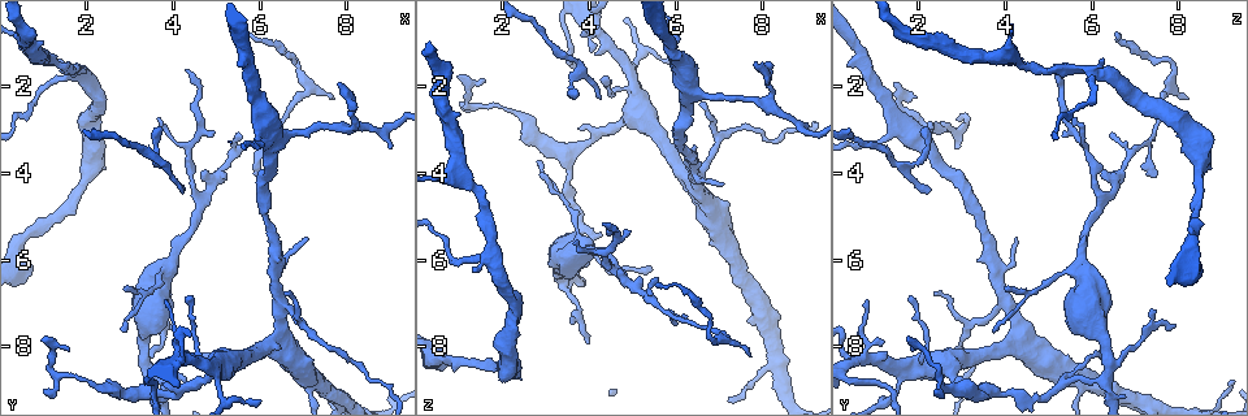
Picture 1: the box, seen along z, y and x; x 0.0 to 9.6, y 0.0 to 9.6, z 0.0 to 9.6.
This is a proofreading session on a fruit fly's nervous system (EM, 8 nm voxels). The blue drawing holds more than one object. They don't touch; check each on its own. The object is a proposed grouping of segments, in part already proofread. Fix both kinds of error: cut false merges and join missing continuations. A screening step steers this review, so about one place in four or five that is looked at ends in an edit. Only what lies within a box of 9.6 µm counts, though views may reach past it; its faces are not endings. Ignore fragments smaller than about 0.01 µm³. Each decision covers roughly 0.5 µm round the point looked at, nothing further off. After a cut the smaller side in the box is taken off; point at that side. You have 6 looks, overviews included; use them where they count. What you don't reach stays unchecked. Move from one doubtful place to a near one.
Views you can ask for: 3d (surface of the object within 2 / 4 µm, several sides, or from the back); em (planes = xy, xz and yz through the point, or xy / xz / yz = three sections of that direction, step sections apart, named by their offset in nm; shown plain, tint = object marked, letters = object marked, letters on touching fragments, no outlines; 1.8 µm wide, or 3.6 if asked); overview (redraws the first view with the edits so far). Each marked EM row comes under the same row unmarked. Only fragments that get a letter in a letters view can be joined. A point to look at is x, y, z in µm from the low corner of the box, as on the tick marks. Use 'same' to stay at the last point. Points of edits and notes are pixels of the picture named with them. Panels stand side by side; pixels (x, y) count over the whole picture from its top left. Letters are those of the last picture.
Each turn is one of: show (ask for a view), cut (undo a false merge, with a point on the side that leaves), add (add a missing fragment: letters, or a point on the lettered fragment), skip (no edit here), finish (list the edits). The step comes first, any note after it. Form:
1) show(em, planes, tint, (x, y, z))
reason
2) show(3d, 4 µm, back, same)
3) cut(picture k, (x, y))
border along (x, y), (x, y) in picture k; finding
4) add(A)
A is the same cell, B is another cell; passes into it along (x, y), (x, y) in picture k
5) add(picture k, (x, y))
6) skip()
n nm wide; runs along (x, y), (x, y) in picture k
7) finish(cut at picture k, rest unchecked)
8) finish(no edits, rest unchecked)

show(3d, 4 µm, (1.35, 1.35, 6.25))
branch stops here

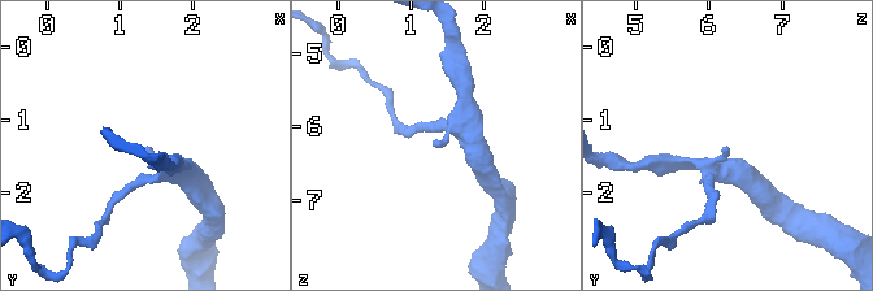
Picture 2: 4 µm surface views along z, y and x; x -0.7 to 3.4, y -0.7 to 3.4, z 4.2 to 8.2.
show(em, planes, letters, (1.35, 1.35, 6.25))

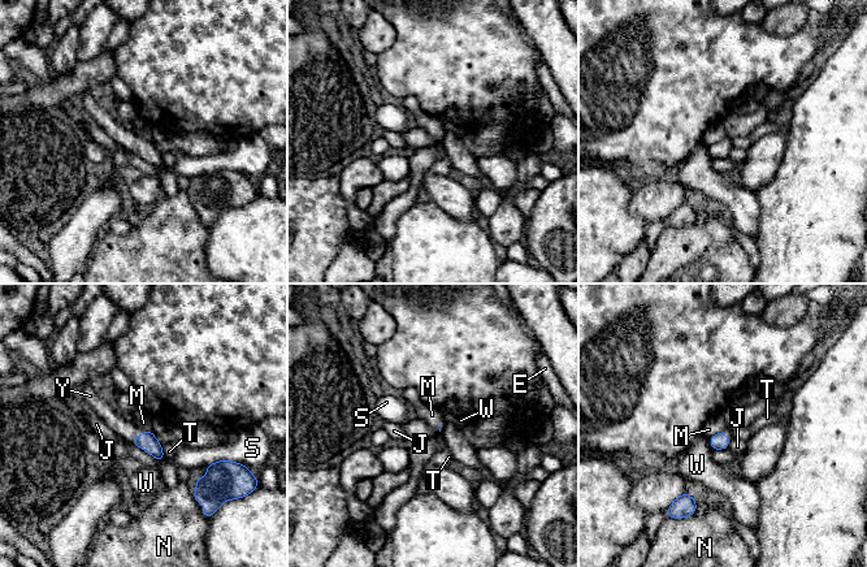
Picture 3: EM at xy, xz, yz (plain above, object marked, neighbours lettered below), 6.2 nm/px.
add(Y)
S touches over 220 nm; Y is the same cell, E, J, M, N, S, T and W are other cells; passes into it along (147, 441), (138, 435), (125, 429) in picture 3; it goes on there

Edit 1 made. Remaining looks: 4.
show(3d, 4 µm, (3.35, 8.35, 6.40))
thin arm on a thick one

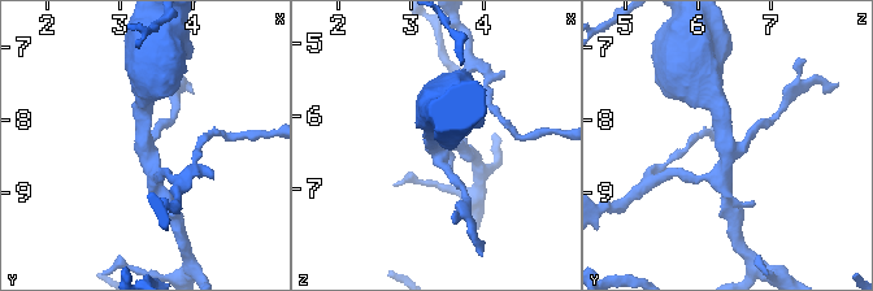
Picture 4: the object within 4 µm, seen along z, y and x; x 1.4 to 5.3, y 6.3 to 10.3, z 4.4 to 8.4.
show(em, planes, letters, (3.35, 8.35, 6.40))
4 arms

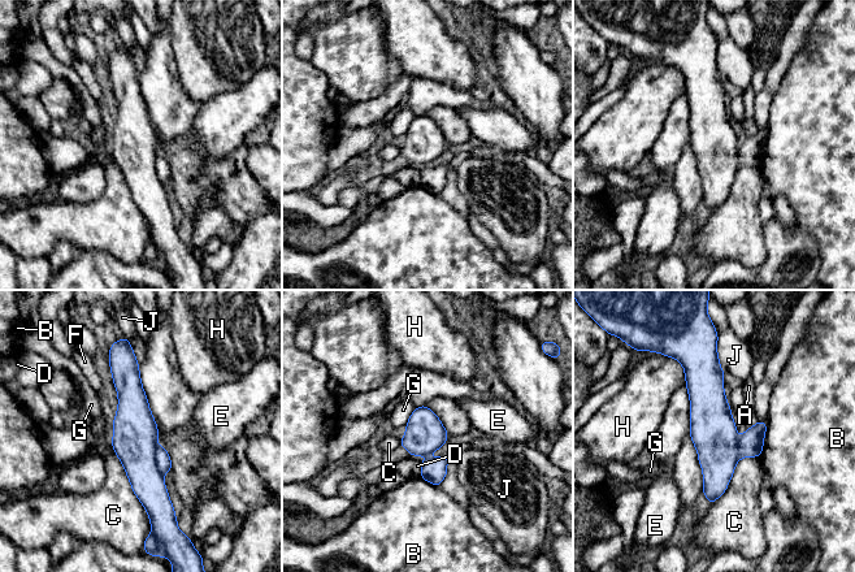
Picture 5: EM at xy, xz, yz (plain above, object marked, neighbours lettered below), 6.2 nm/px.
cut(picture 5, (135, 432))
240 nm wide; A, B, C, D, E, F, G, H and J are other cells; border along (156, 446), (155, 463), (163, 473) in picture 5; two neurons meet here

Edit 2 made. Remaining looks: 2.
finish(add at picture 3, cut at picture 5, rest unchecked)

